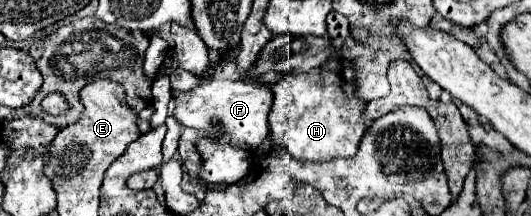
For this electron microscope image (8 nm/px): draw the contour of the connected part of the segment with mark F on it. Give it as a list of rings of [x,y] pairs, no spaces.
[[[211,81],[205,85],[197,85],[189,91],[175,91],[175,111],[173,117],[181,127],[191,127],[199,133],[205,131],[221,131],[231,139],[233,145],[255,151],[255,147],[267,137],[269,125],[265,123],[271,111],[271,85],[259,81]]]

